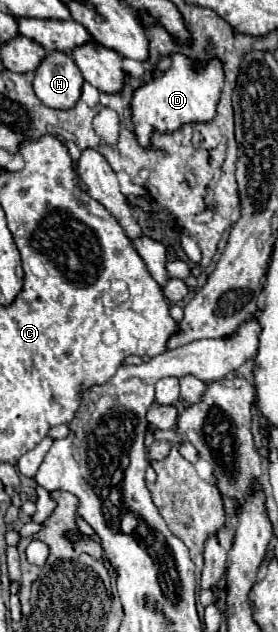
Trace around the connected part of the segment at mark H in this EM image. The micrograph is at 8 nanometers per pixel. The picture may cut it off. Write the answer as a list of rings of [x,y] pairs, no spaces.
[[[59,50],[49,52],[33,72],[33,90],[49,108],[73,108],[81,96],[81,84],[79,68]]]

